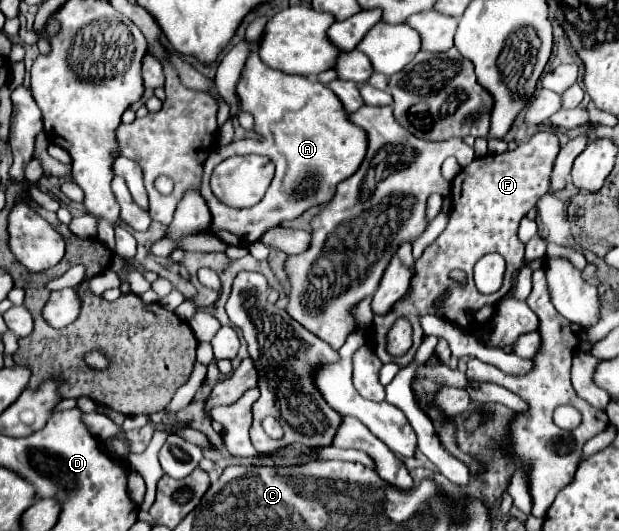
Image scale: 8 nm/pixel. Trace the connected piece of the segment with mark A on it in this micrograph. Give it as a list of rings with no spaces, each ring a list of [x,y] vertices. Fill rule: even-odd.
[[[257,53],[247,57],[245,69],[237,83],[237,95],[241,101],[241,111],[251,113],[255,119],[255,137],[217,147],[209,155],[205,163],[201,195],[211,211],[211,231],[227,245],[249,247],[261,239],[267,229],[299,217],[309,207],[327,203],[337,183],[355,175],[365,159],[369,141],[363,129],[349,121],[343,103],[339,103],[329,87],[301,75],[295,77],[275,71],[267,67],[257,57]],[[243,153],[267,155],[275,163],[275,177],[261,203],[249,209],[235,209],[219,203],[219,199],[211,195],[209,177],[213,167],[223,159]]]

